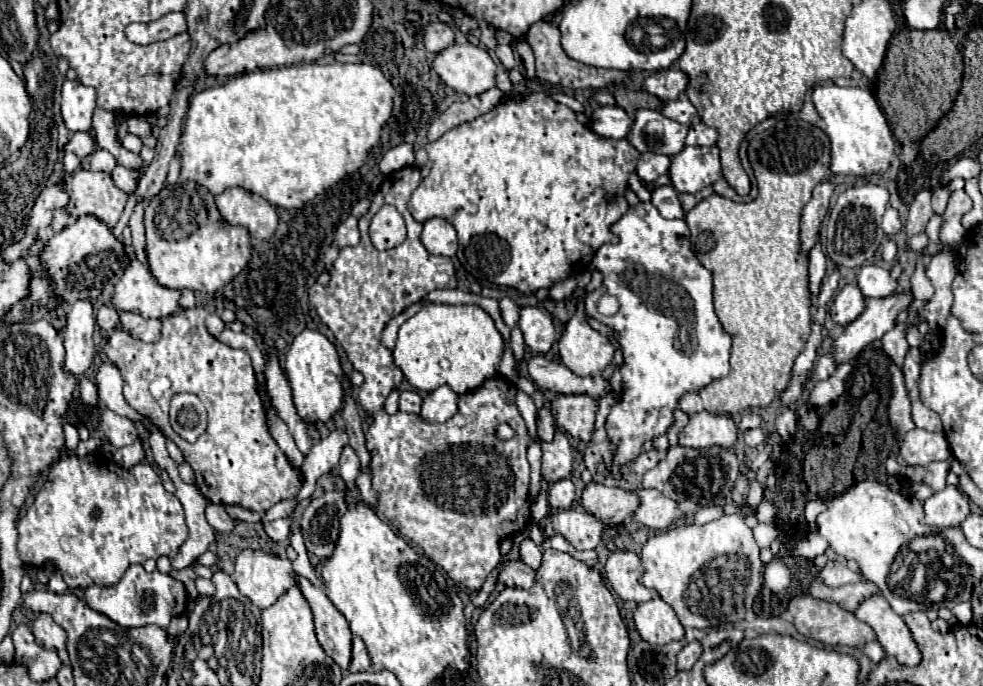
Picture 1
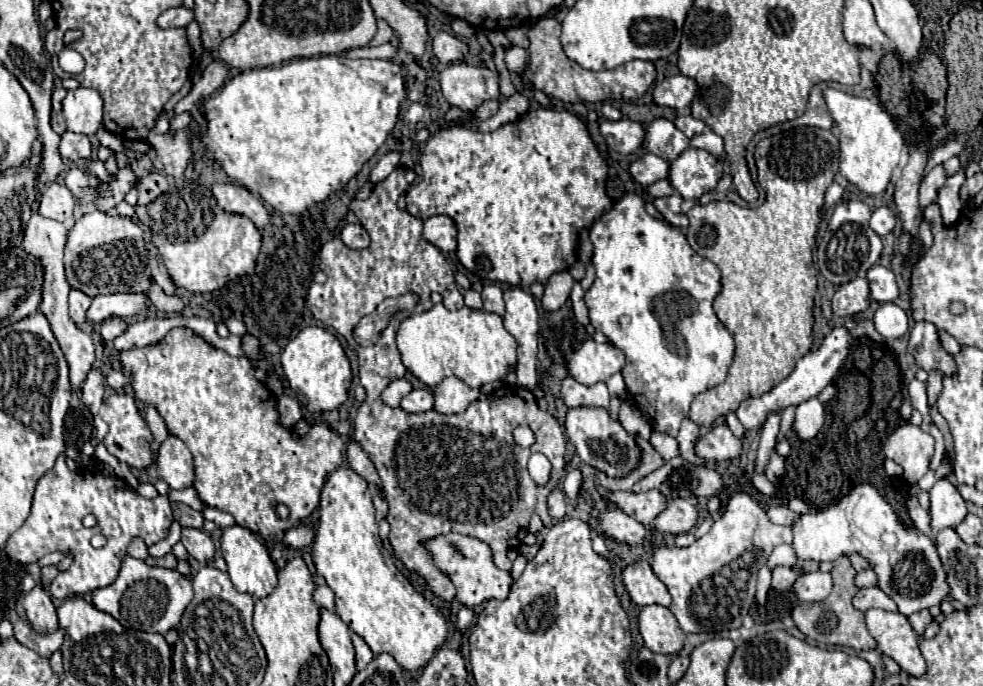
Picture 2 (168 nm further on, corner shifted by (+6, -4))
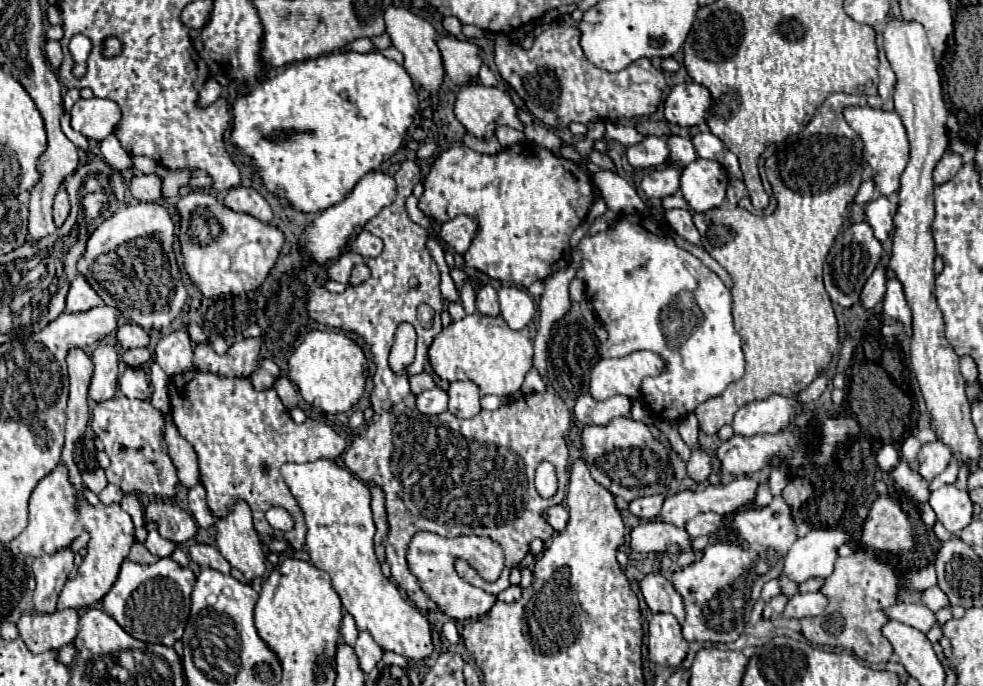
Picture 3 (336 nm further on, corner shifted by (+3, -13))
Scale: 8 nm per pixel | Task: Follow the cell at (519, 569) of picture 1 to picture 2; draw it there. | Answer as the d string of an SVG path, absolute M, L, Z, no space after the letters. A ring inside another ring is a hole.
M445 533L445 535L423 541L423 547L431 553L431 559L435 561L435 565L439 565L439 569L455 585L455 589L457 589L455 597L461 605L475 607L475 605L481 605L483 601L505 599L509 595L513 579L507 571L495 567L491 549L487 543L481 543L475 537L467 537L467 535L459 535L459 533Z

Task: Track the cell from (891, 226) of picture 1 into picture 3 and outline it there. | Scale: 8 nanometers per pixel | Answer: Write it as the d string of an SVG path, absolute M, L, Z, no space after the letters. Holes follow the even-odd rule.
M880 196L878 200L870 202L868 208L866 208L866 222L872 226L874 230L874 236L880 240L880 242L886 242L890 232L894 230L894 214L896 214L896 204L890 200L890 198L884 198Z

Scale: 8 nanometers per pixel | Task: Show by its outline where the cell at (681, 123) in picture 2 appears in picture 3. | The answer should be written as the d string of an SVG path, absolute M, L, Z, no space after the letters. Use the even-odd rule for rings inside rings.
M698 132L698 134L694 134L692 136L692 144L694 144L694 150L696 150L696 154L700 158L722 162L724 146L722 146L720 138L714 136L712 132Z

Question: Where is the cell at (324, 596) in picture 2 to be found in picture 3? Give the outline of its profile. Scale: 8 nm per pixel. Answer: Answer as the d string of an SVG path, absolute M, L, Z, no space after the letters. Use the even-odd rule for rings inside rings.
M344 610L342 612L342 626L340 626L340 636L342 640L348 644L348 646L354 646L356 642L356 636L358 636L358 630L356 630L356 624L354 624L354 618Z

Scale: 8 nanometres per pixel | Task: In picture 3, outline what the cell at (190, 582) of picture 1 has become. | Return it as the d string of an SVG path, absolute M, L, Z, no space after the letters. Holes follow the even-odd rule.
M136 542L130 550L130 556L128 556L132 562L138 562L138 564L156 564L158 558L152 556L140 542Z

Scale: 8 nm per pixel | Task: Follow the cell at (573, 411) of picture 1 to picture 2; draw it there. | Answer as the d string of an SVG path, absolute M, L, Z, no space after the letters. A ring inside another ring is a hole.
M597 407L569 409L565 417L565 433L567 439L571 439L571 443L575 445L577 455L581 457L583 463L603 471L613 479L623 479L639 467L641 449L635 443L635 435L627 433L623 425L609 415L607 409L597 409Z

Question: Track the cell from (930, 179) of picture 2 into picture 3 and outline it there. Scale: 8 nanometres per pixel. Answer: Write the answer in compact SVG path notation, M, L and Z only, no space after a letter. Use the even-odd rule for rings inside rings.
M946 150L946 154L942 156L942 160L938 162L936 170L934 170L934 186L940 186L944 182L948 182L950 178L954 178L954 174L960 170L962 166L962 158L952 154L950 150Z

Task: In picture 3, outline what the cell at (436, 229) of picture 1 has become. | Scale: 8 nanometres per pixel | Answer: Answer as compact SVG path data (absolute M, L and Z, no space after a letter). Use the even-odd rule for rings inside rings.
M456 216L440 228L440 240L456 254L464 254L476 234L476 222L470 216Z

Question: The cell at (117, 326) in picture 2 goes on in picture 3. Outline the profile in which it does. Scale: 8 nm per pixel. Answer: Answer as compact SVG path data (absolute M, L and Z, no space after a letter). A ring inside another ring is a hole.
M126 324L126 326L120 326L118 332L116 332L116 338L118 338L118 344L128 350L128 348L142 348L148 344L150 336L148 332L144 332L138 324Z

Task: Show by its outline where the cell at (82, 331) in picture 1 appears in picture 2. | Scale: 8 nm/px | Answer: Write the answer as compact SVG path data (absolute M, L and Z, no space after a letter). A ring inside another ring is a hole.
M71 289L71 293L69 293L69 313L71 313L71 319L77 325L81 325L85 321L85 311L89 309L89 305L91 305L91 297L87 297L79 289Z

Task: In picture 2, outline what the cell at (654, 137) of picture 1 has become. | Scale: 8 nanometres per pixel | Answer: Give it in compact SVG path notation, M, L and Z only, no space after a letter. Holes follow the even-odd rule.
M655 119L651 125L647 125L645 147L649 153L655 153L671 163L689 147L689 139L675 127L673 121Z

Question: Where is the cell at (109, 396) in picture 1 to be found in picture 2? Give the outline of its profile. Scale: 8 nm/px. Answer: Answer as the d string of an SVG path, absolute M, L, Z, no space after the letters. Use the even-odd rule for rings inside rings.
M113 369L109 375L107 375L107 385L113 387L115 391L123 391L123 387L129 383L127 375L121 371L121 369Z

